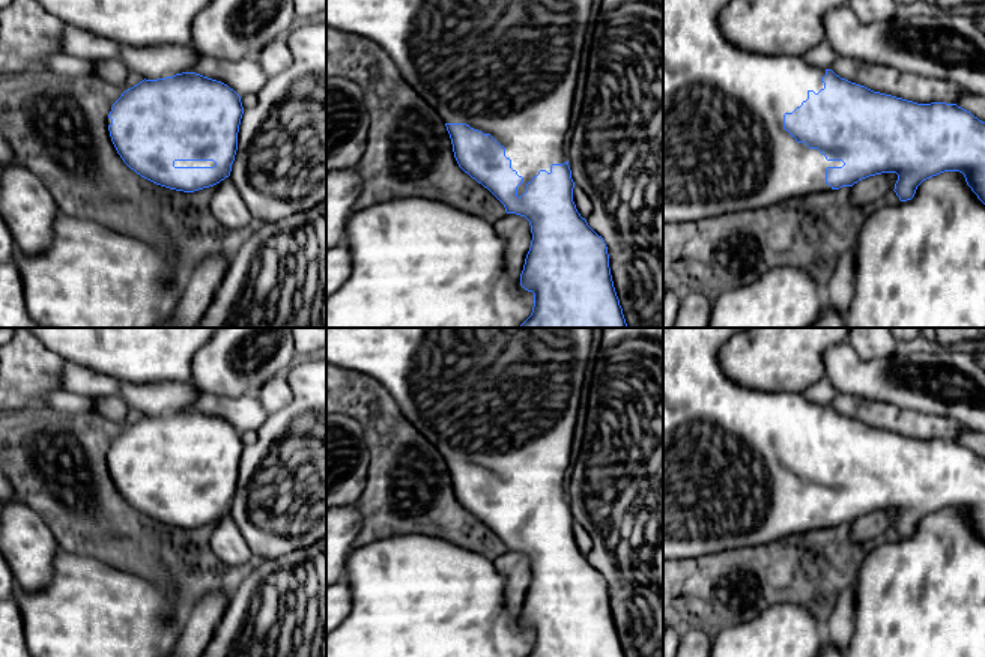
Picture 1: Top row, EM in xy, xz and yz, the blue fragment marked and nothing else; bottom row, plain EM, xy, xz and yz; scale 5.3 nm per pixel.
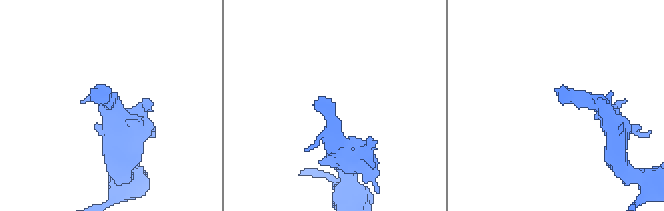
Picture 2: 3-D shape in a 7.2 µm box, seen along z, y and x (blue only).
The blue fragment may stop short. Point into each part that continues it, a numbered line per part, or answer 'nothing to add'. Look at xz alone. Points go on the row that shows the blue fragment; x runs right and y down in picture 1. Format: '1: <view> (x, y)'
1: xz (509, 68)

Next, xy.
1: xy (176, 163)

